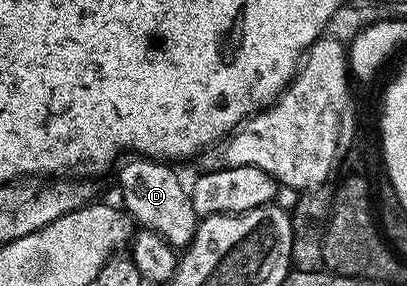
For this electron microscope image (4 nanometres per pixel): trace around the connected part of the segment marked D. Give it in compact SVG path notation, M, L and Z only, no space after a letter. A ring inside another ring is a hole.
M142 155L132 156L125 161L118 166L119 193L123 196L122 208L142 228L161 235L161 239L168 241L175 250L186 249L201 220L193 211L188 186L183 186L182 179L171 170L174 168L170 164Z

